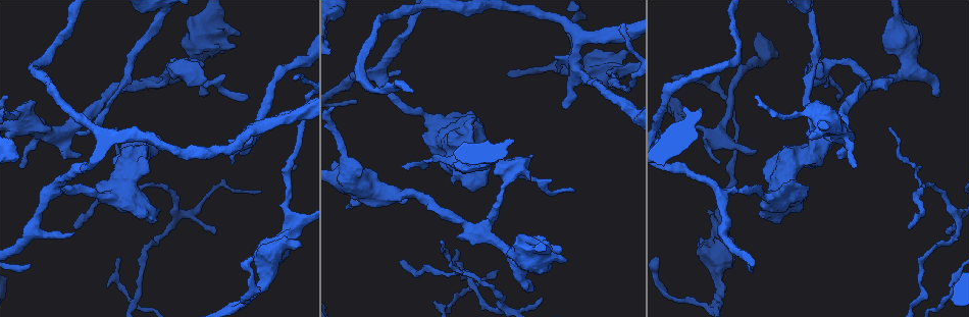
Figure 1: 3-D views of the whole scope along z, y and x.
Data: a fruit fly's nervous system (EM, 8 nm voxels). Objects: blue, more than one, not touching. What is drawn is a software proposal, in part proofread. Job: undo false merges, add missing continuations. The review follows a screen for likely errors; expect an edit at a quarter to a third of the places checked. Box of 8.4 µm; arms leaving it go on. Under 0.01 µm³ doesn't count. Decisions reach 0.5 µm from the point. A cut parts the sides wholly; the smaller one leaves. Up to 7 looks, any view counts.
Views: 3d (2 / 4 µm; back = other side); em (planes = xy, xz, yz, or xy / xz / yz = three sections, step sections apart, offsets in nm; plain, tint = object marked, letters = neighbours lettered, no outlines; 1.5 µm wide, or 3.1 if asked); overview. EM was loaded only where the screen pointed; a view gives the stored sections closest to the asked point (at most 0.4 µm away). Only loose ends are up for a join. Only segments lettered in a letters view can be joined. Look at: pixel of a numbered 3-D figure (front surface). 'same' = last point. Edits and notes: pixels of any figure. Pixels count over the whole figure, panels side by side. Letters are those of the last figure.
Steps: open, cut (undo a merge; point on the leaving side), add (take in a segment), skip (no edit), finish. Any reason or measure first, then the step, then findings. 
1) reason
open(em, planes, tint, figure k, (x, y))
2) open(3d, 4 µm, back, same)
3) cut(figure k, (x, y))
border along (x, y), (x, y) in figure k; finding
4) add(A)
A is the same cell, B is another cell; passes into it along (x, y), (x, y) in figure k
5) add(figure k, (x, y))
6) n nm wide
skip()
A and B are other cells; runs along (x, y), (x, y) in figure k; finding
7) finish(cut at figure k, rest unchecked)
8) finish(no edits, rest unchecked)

open(3d, 4 µm, figure 1, (384, 76))

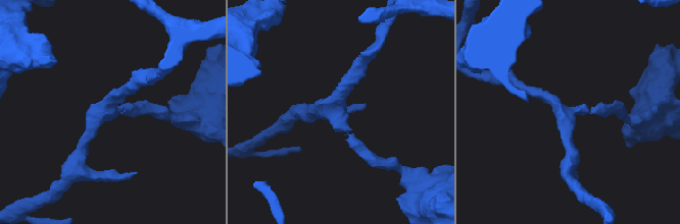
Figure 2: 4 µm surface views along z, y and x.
3 arms; arms of 200, 200, 220 nm
open(em, planes, letters, figure 2, (341, 113))

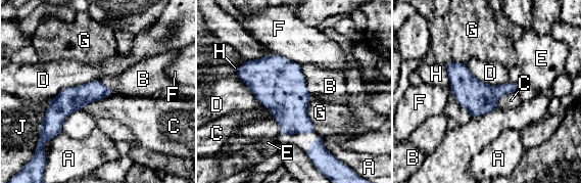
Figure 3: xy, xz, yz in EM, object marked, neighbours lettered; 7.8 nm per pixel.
skip()
A, B, C, D, E, F, G, H and J are other cells; border along (114, 92), (88, 102), (81, 109) in figure 3; continuous, no second cell

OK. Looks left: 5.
thin end
open(em, xz, step 4, plain, figure 1, (74, 134))

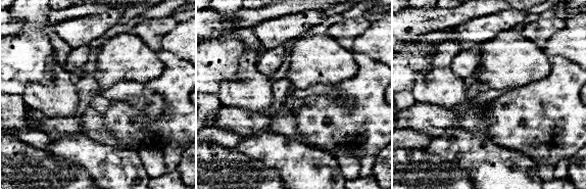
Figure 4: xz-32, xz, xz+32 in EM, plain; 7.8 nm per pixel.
what lies round it
open(em, xz, step 4, letters, same)

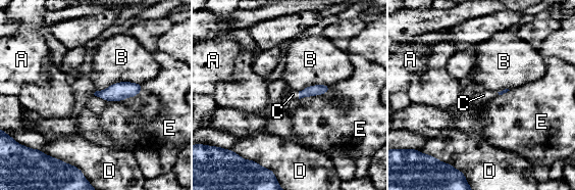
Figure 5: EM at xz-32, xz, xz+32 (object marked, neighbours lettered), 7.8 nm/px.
add(C)
C is the same cell, A, B, D and E are other cells; passes into it along (314, 90), (299, 95), (293, 94) in figure 5; the cell continues

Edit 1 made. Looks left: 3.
three arms meet
open(em, planes, letters, figure 1, (159, 17))

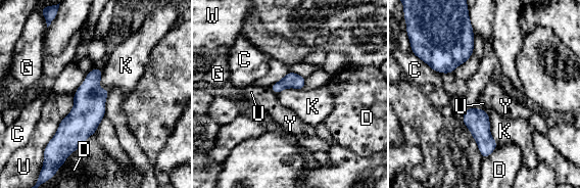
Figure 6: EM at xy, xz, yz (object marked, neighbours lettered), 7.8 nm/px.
U touches over 440 nm
skip()
C, D, G, K, U, W and Y are other cells; runs along (98, 71), (89, 110), (63, 145) in figure 6; one cell here

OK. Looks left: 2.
finish(add at figure 5, rest unchecked)

